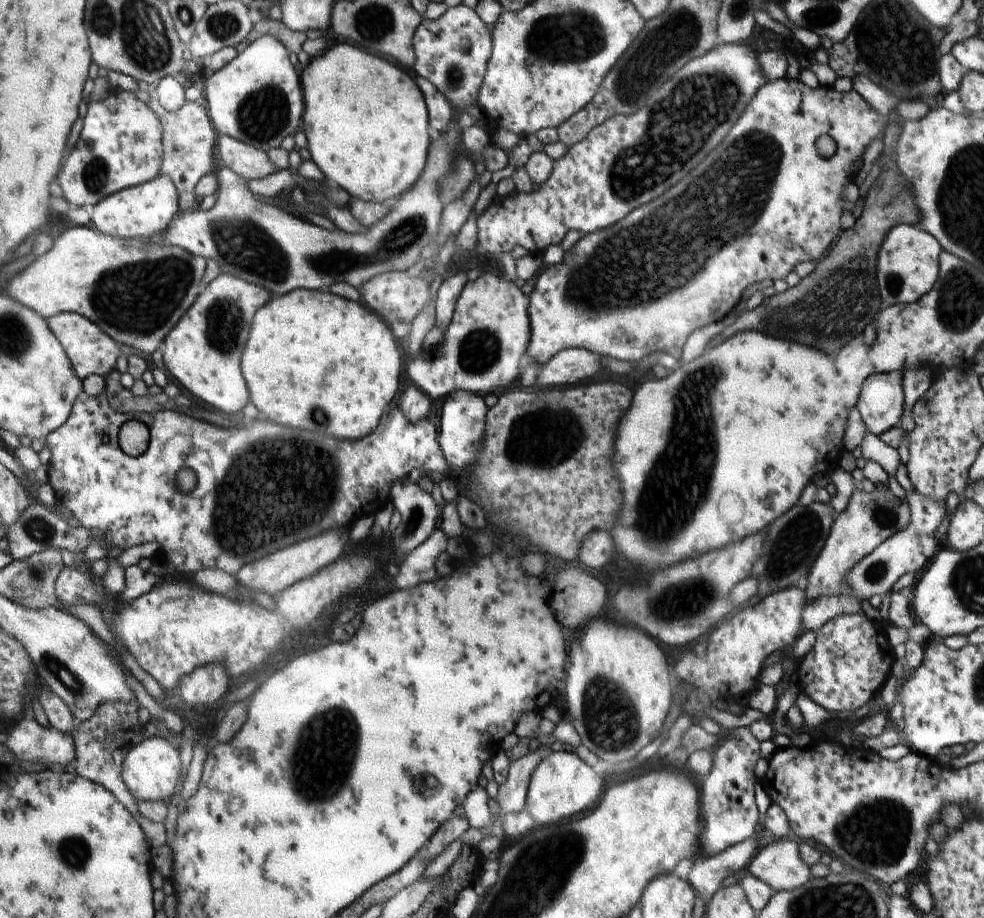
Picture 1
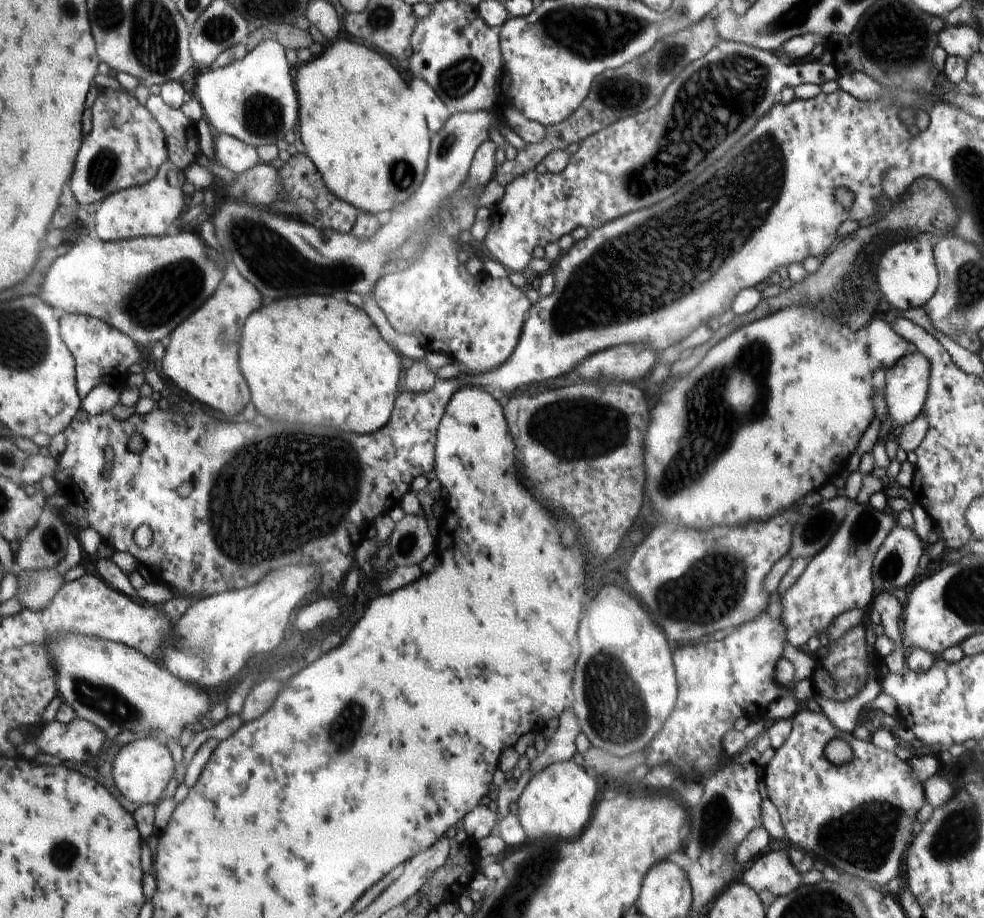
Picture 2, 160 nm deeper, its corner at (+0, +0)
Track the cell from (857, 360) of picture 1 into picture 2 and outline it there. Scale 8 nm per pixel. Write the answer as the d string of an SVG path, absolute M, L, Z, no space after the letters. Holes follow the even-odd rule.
M882 318L872 321L866 327L864 338L867 340L873 372L881 362L882 366L888 368L900 360L907 353L906 348L910 343L894 332Z

